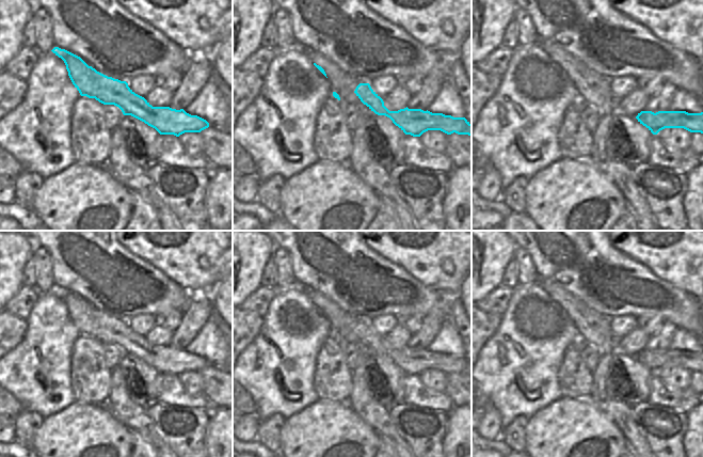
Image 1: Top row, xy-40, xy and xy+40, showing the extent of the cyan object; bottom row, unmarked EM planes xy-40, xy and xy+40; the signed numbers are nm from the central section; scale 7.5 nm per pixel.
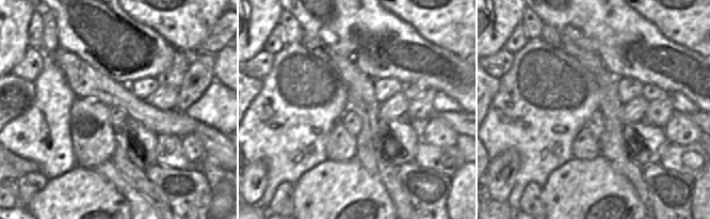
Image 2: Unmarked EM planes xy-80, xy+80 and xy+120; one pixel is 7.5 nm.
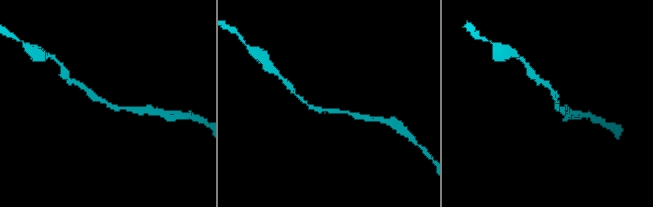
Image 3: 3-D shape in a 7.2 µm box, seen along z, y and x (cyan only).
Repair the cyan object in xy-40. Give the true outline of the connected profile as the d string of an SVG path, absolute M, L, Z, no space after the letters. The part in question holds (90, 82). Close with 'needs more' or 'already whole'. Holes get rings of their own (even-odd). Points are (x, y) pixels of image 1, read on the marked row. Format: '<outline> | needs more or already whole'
M54 47L51 51L64 61L68 76L81 96L95 98L103 105L114 105L124 115L144 122L160 135L179 137L185 132L201 132L209 127L206 120L191 115L183 109L153 107L144 97L135 94L126 81L97 72L80 57L65 49Z | already whole

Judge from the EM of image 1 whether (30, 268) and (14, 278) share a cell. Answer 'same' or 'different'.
different

